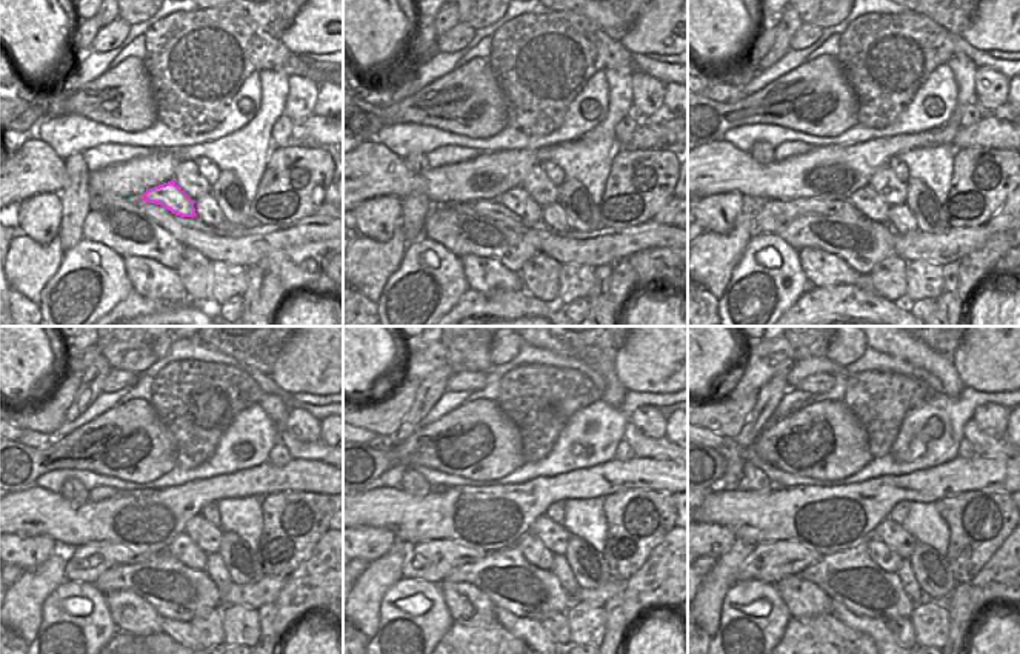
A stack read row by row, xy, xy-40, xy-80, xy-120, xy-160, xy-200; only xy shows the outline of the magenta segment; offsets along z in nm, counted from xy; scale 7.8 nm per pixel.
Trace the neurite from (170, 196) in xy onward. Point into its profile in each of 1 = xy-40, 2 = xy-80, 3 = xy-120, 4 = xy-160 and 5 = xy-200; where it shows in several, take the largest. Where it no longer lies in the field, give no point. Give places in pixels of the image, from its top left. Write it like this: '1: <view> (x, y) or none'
1: xy-40 (519, 200)
2: xy-80 (866, 200)
3: xy-120 (183, 548)
4: xy-160 (533, 550)
5: xy-200 (879, 551)

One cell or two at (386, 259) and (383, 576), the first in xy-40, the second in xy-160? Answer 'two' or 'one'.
one

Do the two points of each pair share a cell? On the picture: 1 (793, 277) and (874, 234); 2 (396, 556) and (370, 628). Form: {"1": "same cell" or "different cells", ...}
{"1": "different cells", "2": "same cell"}

